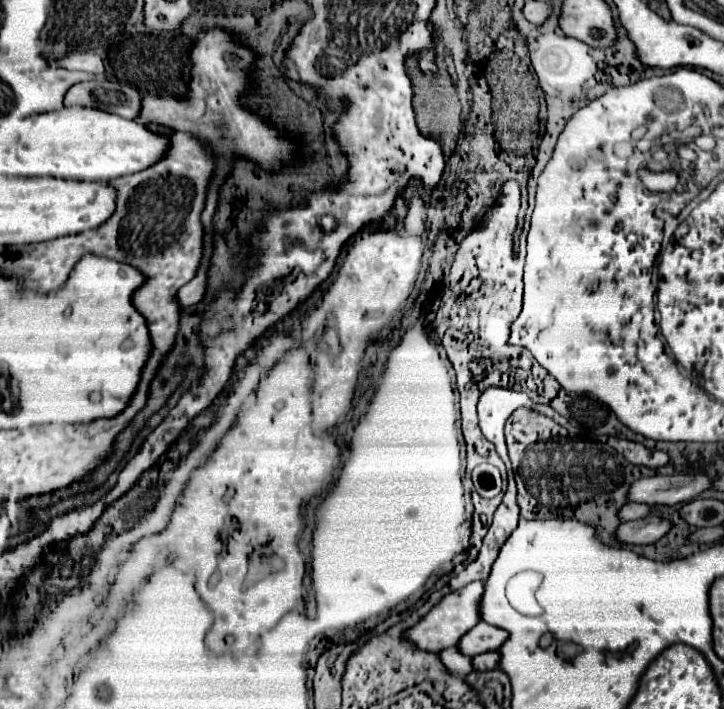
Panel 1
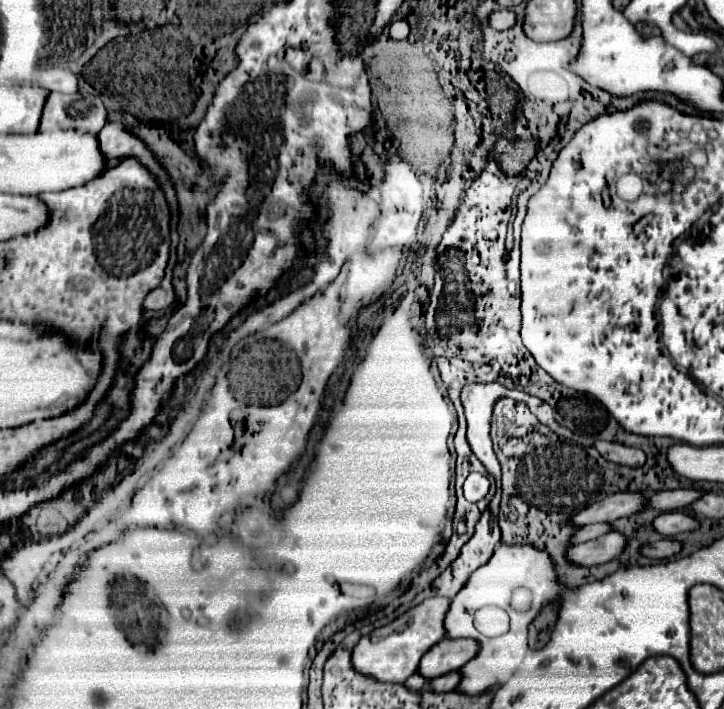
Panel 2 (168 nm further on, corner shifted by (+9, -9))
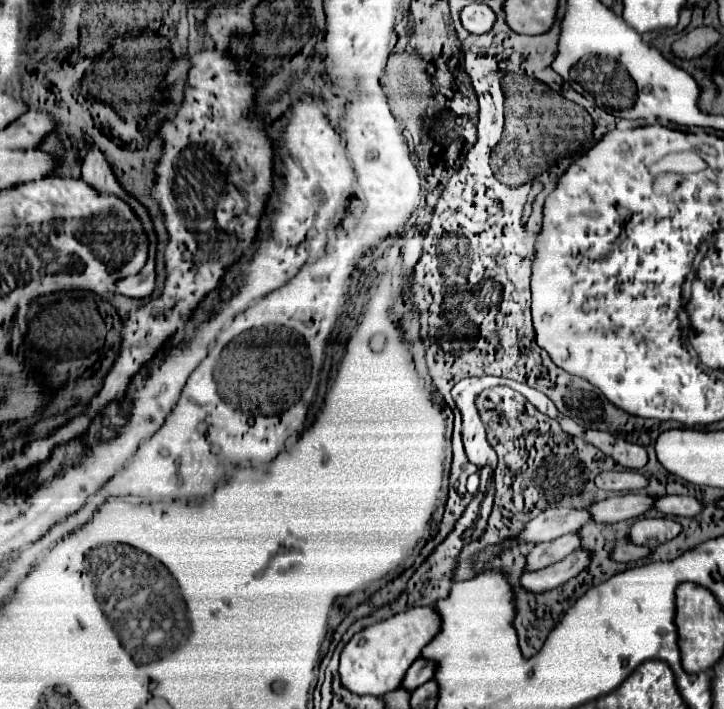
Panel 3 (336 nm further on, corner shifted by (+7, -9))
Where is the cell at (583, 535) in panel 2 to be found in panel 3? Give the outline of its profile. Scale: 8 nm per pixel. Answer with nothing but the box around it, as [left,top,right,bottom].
[525,533,579,571]

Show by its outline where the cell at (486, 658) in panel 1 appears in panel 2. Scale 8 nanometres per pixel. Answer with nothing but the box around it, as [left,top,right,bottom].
[431,671,461,691]

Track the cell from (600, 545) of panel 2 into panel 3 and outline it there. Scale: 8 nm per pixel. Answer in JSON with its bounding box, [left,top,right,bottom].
[519,549,589,593]

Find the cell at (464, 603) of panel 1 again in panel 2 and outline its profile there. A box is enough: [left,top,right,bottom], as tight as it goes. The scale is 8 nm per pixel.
[353,597,451,683]

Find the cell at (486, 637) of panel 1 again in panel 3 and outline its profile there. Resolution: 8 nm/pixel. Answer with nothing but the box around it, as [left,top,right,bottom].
[401,659,435,691]

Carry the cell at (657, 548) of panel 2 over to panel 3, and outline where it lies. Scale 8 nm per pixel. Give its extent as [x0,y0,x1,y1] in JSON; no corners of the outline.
[609,541,651,563]

